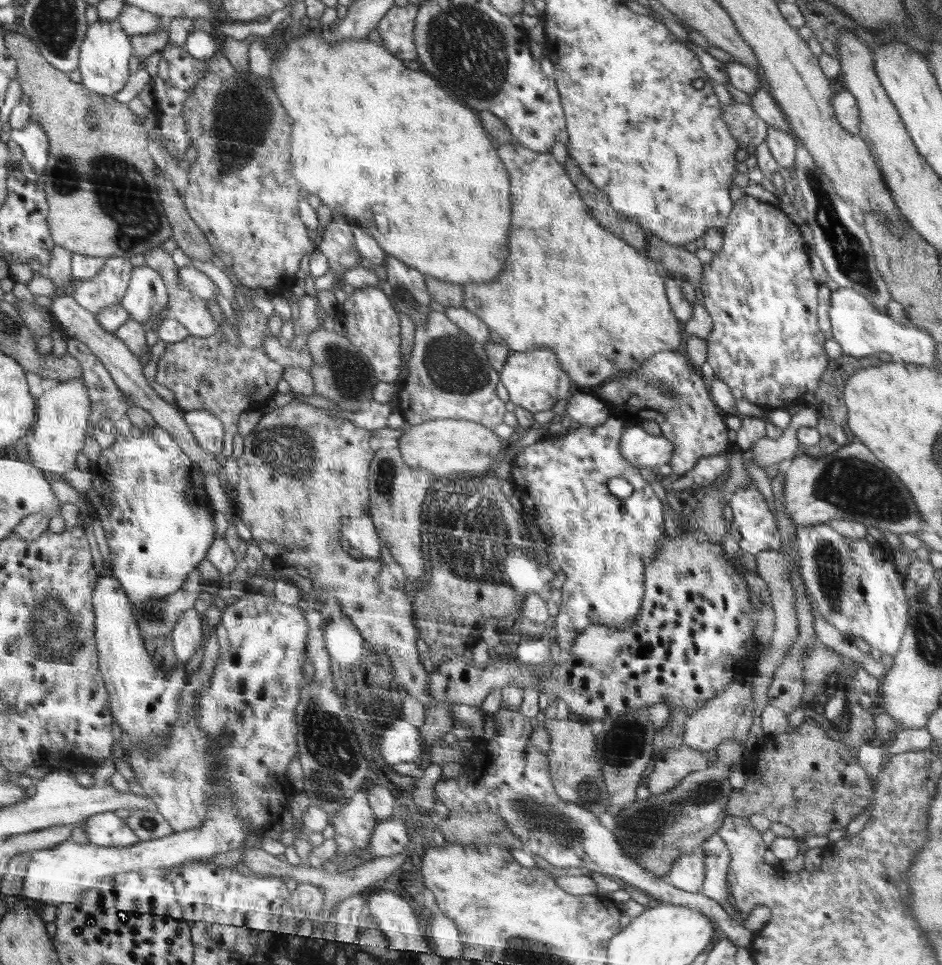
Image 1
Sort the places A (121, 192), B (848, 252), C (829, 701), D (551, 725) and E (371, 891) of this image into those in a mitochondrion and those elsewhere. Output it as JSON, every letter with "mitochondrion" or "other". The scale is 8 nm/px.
{"A":"mitochondrion","B":"mitochondrion","C":"mitochondrion","D":"other","E":"other"}

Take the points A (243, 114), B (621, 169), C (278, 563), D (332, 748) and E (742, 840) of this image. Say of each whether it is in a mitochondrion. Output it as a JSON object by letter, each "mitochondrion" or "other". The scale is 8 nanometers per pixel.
{"A":"mitochondrion","B":"mitochondrion","C":"other","D":"mitochondrion","E":"other"}

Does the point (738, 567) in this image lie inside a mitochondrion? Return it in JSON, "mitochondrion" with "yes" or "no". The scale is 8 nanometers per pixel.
{"mitochondrion":"no"}

